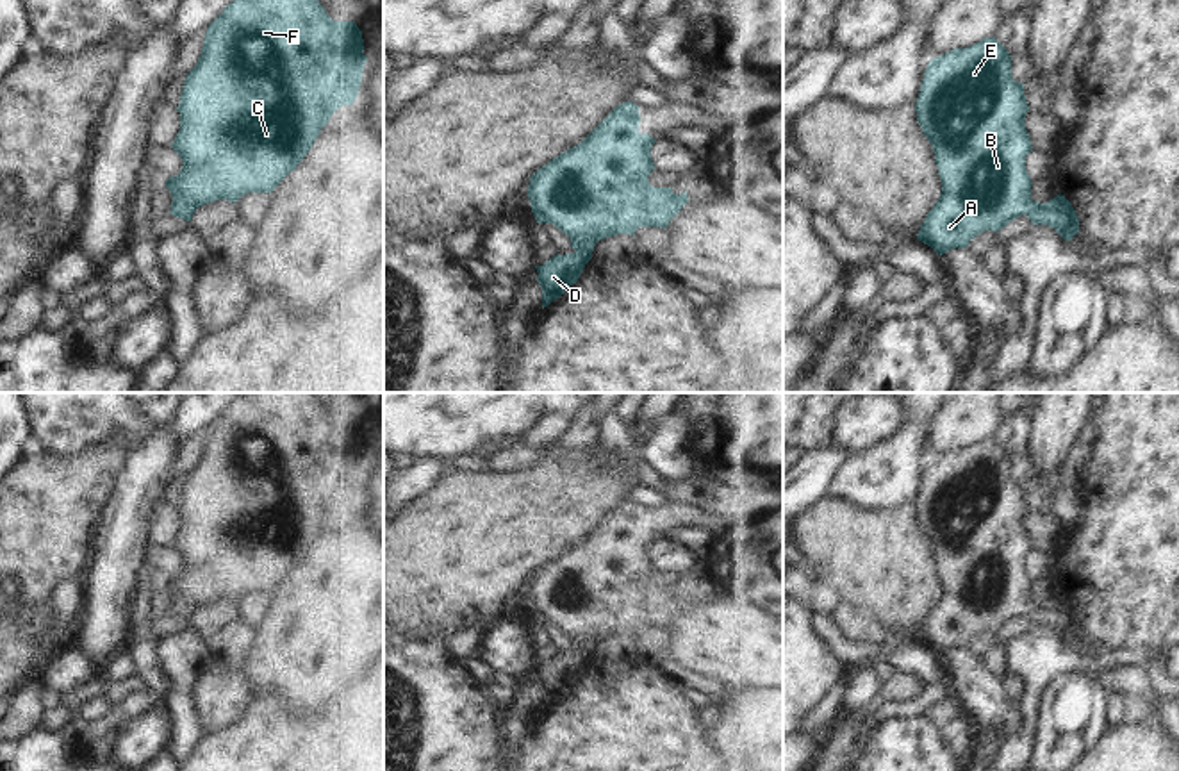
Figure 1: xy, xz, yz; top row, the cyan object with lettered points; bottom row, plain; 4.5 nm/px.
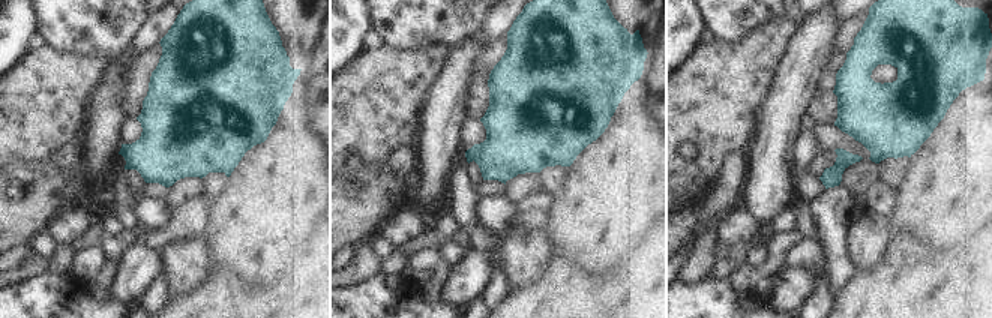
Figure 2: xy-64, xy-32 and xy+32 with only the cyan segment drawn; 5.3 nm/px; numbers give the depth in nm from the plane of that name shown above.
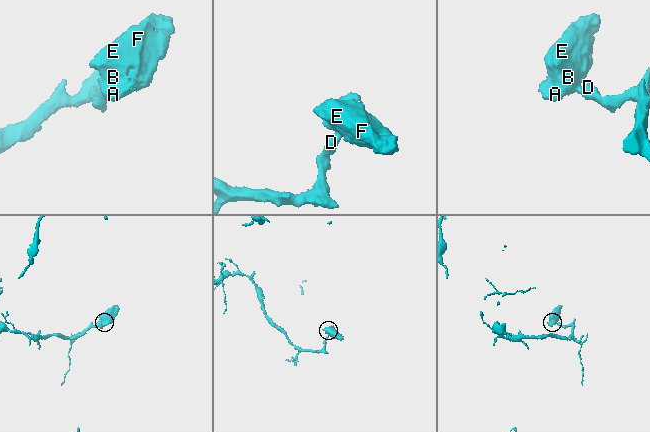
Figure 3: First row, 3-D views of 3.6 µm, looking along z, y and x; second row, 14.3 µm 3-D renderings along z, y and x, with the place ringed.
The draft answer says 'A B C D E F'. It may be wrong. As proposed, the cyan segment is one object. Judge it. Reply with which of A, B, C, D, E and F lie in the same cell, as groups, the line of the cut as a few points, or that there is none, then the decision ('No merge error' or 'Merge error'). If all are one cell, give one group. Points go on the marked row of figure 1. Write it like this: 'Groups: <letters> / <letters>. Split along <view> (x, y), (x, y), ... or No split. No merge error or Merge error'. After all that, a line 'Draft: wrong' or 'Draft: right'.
Groups: A B C D E F. No split. No merge error
Draft: right

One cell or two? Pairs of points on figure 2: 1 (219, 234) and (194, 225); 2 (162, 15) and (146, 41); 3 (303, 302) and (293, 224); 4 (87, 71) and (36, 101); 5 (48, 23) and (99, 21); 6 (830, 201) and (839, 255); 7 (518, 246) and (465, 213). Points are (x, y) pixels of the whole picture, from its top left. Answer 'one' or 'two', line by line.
1: two
2: one
3: two
4: one
5: one
6: one
7: two

